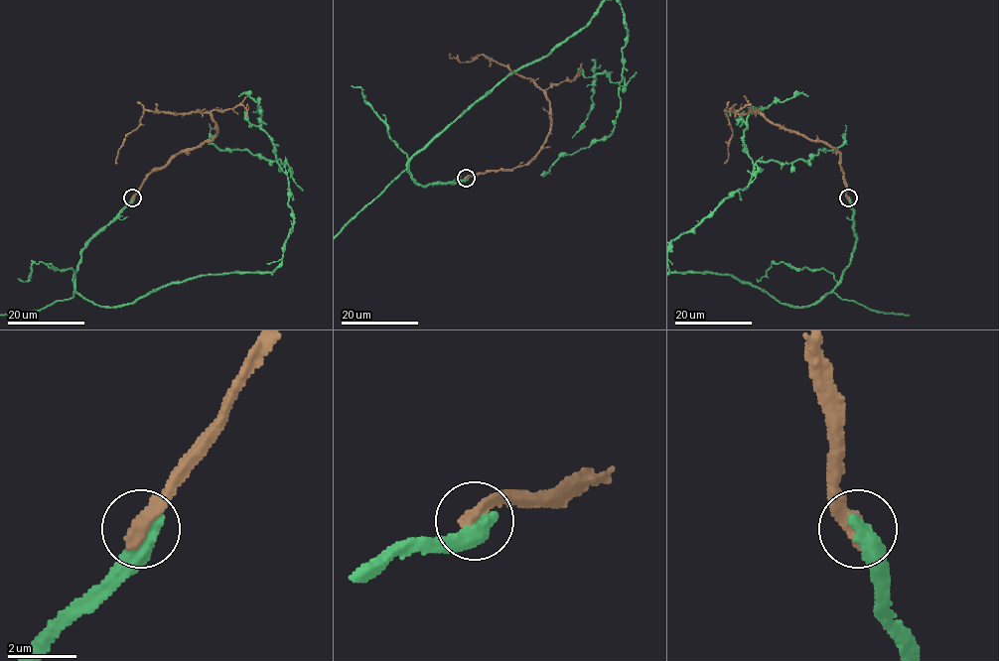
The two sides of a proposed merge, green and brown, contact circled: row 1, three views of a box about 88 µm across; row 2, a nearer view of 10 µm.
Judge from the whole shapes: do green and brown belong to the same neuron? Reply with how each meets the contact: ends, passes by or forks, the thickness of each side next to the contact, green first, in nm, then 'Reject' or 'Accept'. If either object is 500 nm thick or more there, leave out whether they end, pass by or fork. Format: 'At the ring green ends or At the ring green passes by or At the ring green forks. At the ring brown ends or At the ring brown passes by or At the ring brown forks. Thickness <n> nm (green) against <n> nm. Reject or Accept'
Thickness 550 nm (green) against 440 nm. Reject

